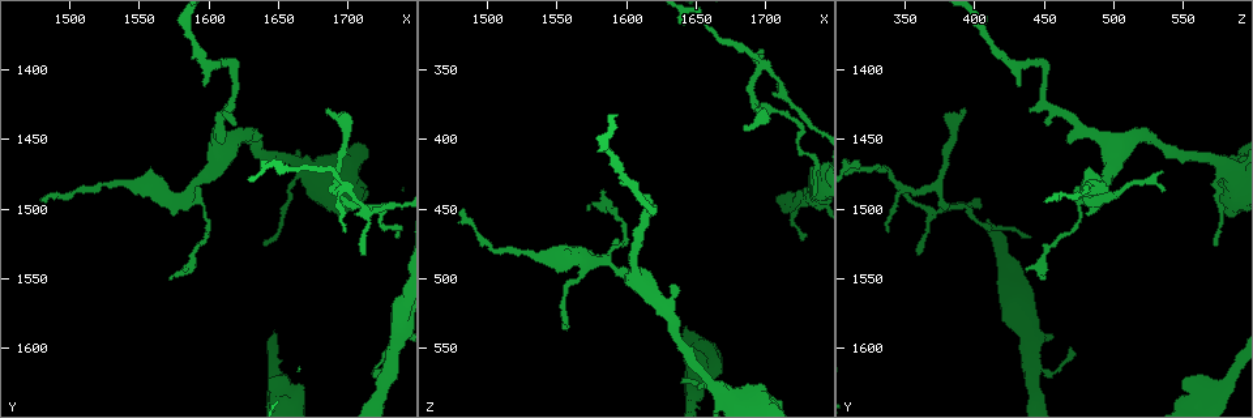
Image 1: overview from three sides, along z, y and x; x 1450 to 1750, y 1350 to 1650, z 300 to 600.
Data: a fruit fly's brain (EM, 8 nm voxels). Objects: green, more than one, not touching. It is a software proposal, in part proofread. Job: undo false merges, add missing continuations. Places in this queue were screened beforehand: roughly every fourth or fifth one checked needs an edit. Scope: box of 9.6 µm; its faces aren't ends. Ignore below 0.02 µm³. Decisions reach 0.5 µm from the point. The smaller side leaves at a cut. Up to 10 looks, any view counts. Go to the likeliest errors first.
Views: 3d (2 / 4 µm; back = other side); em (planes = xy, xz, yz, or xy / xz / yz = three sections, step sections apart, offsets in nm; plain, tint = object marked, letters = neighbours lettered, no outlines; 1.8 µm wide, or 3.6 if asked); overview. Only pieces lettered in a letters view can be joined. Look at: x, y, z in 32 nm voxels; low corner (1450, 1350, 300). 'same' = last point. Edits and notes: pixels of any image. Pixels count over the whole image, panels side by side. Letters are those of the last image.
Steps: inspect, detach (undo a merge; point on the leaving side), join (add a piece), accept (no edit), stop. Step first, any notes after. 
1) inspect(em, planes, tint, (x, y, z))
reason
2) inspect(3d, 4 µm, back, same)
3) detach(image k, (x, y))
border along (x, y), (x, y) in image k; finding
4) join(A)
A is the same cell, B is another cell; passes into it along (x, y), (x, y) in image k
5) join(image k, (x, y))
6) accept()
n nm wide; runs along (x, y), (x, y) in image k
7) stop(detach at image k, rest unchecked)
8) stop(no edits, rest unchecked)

inspect(em, 3.6 µm, yz, step 8, letters, (1668, 1470, 580))
thick turns thin

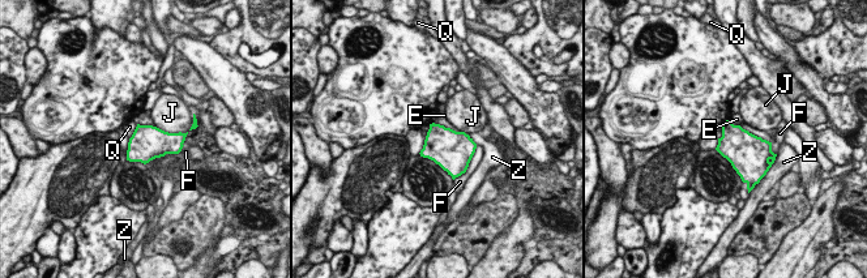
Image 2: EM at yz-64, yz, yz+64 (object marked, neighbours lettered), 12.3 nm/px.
accept()
F touches over 550 nm; E, F, J, Q and Z are other cells; border along (137, 124), (129, 138) in image 2; one neuron here

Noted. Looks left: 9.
inspect(em, xz, step 8, letters, (1684, 1428, 394))
branch stops here

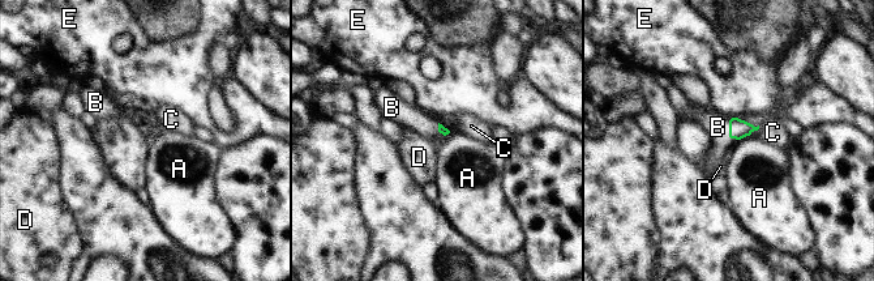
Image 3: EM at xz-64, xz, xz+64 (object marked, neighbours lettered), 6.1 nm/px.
inspect(em, planes, letters, same)

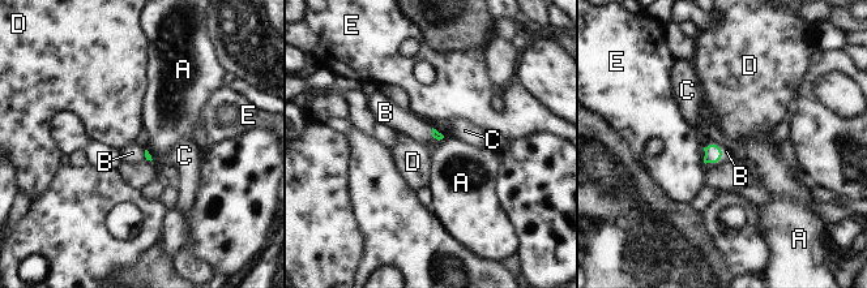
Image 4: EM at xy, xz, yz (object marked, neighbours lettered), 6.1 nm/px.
join(B)
B is the same cell, A, C, D and E are other cells; the neuron continues

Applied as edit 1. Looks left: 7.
inspect(overview)

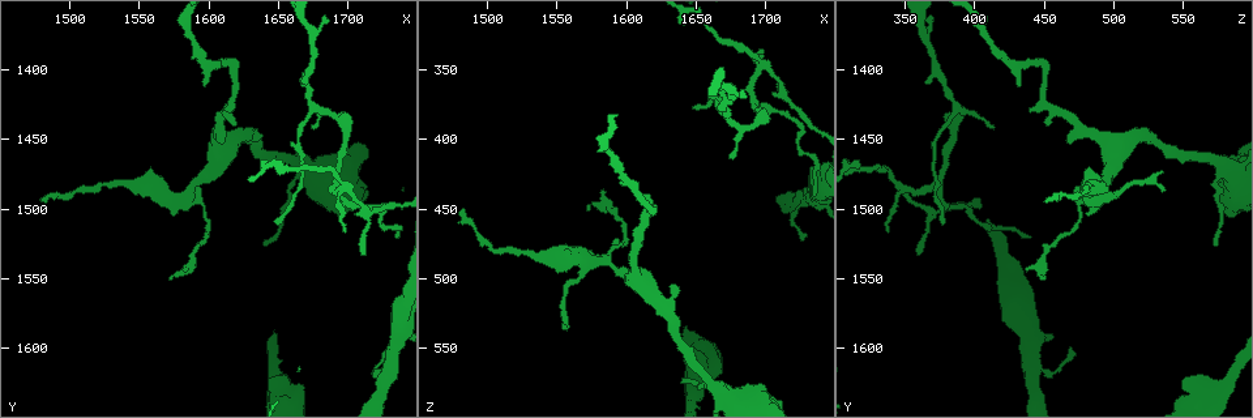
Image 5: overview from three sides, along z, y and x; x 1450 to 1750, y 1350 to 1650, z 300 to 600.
inspect(3d, 4 µm, (1596, 1414, 432))
branch stops here

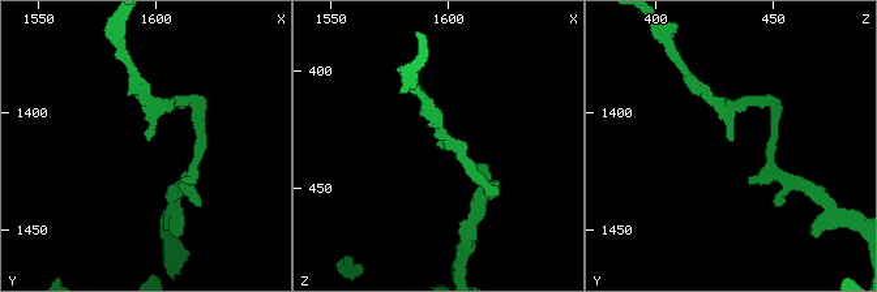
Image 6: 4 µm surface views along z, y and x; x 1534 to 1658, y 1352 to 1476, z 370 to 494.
inspect(em, 3.6 µm, xz, step 4, letters, (1598, 1411, 432))

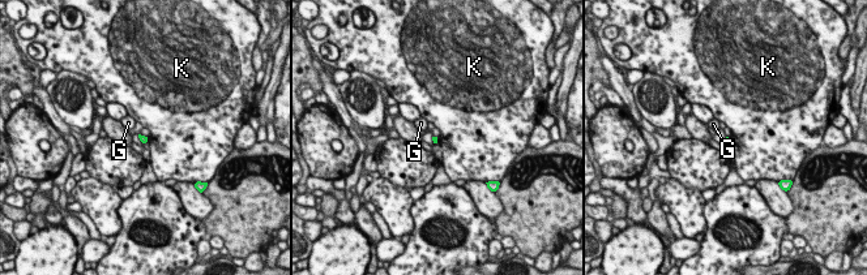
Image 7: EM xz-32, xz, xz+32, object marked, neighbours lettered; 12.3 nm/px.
inspect(em, 3.6 µm, planes, letters, same)

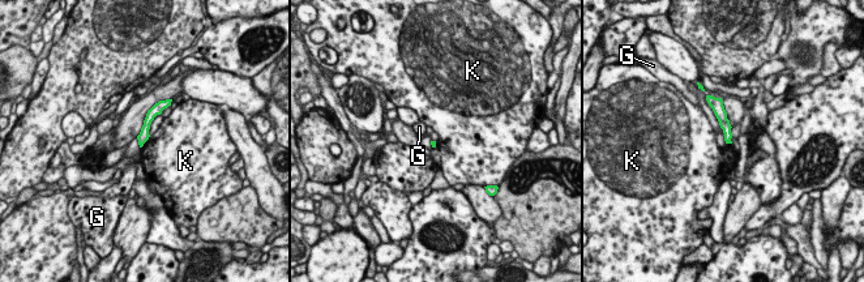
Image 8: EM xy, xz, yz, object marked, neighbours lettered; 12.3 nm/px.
accept()
G and K are other cells; runs along (157, 109), (146, 123), (141, 141) in image 8; no lettered piece goes on from it

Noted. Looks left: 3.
inspect(3d, 4 µm, (1638, 1528, 574))
free end

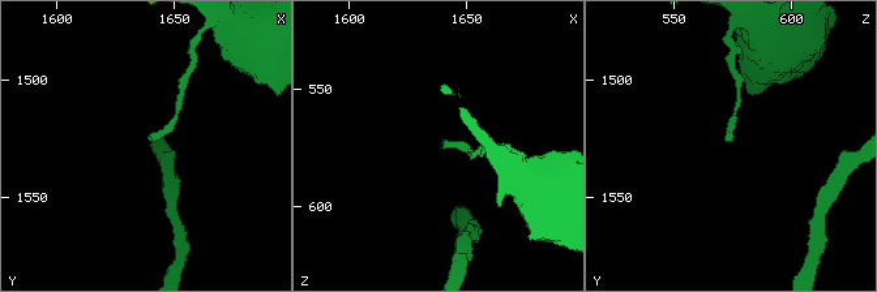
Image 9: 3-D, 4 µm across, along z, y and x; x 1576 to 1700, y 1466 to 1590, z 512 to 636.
inspect(em, planes, letters, (1640, 1526, 574))
now the EM

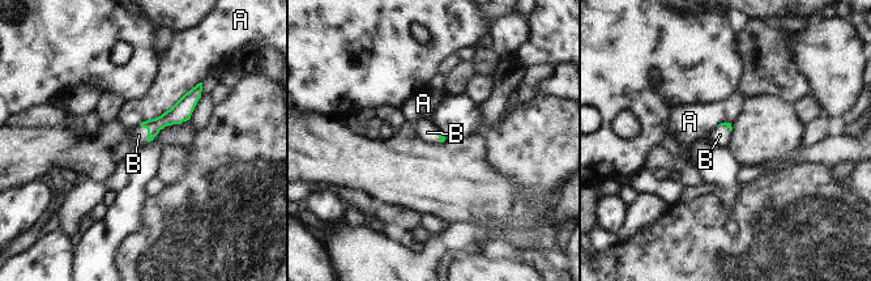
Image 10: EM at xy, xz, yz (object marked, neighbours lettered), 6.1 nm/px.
join(B)
A touches over 460 nm; B is the same cell, A is another cell; it goes on there

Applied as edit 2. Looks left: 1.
stop(join at image 4, join at image 10, rest unchecked)

